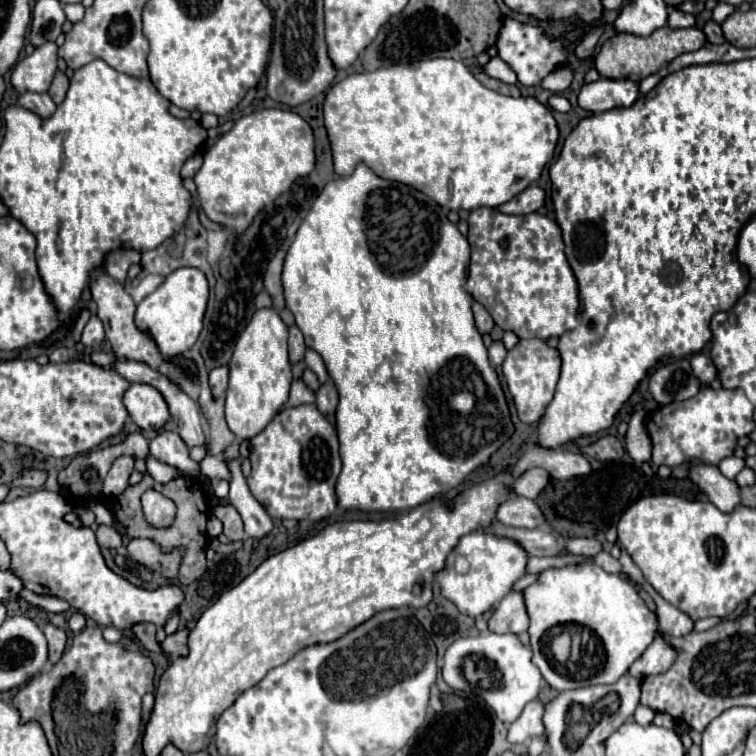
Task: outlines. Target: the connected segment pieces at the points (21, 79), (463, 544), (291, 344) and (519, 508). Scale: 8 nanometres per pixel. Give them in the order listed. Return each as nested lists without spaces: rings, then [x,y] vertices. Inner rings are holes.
[[[46,43],[34,49],[32,55],[24,57],[16,63],[10,83],[18,95],[32,91],[32,93],[46,93],[50,89],[52,77],[56,73],[56,43]]]
[[[476,529],[458,541],[458,545],[448,557],[446,567],[438,571],[434,579],[440,585],[442,597],[452,601],[460,613],[468,617],[480,617],[486,611],[490,611],[496,601],[500,601],[506,593],[510,593],[514,581],[518,581],[524,575],[526,559],[528,559],[526,553],[522,553],[522,549],[514,545],[514,541],[506,541],[504,537],[494,537],[492,533],[482,533],[482,529]],[[454,555],[464,555],[468,559],[470,563],[468,573],[460,575],[454,571],[454,567],[450,565],[454,563]]]
[[[294,325],[288,329],[290,331],[290,337],[288,337],[288,353],[290,353],[290,363],[298,363],[304,359],[304,351],[306,351],[306,345],[304,345],[304,335],[302,331]]]
[[[512,495],[498,505],[496,519],[504,525],[526,527],[526,529],[542,527],[546,523],[542,521],[542,511],[538,509],[538,505],[532,499],[518,497],[518,495]]]

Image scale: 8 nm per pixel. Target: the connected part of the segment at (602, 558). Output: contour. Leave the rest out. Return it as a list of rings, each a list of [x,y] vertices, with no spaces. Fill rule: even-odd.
[[[606,551],[598,553],[598,555],[594,557],[594,563],[598,563],[598,565],[600,565],[602,569],[606,569],[608,573],[620,573],[620,571],[622,571],[620,563],[618,563],[614,557],[610,557],[610,553],[606,553]]]

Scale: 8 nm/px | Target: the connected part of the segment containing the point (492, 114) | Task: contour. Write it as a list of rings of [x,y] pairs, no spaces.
[[[444,57],[422,59],[422,61],[416,61],[416,63],[394,63],[394,65],[388,65],[388,67],[380,67],[376,71],[370,71],[370,73],[348,75],[346,79],[336,83],[326,93],[322,113],[324,113],[324,127],[328,131],[330,153],[332,153],[332,159],[334,159],[334,171],[338,175],[350,175],[350,173],[354,173],[354,167],[358,163],[364,163],[378,177],[390,179],[390,181],[398,181],[398,183],[404,183],[404,185],[408,185],[412,189],[418,189],[418,191],[426,193],[430,199],[434,199],[438,205],[448,207],[452,211],[460,211],[460,209],[472,211],[472,209],[478,209],[478,207],[498,207],[498,205],[510,201],[510,197],[516,197],[518,193],[522,193],[522,189],[526,189],[530,183],[534,183],[540,177],[544,165],[548,161],[552,161],[554,149],[556,149],[556,143],[558,143],[558,127],[556,127],[556,121],[554,121],[554,117],[552,117],[552,113],[550,113],[550,109],[546,105],[542,105],[542,103],[538,103],[536,99],[530,99],[530,97],[514,99],[514,97],[500,95],[500,93],[484,87],[468,71],[468,67],[462,61],[444,59]]]

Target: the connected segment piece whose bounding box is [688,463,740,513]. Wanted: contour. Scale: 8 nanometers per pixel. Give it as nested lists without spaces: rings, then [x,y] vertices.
[[[690,465],[688,477],[700,487],[700,491],[724,513],[740,505],[740,489],[736,481],[726,479],[716,465]]]

